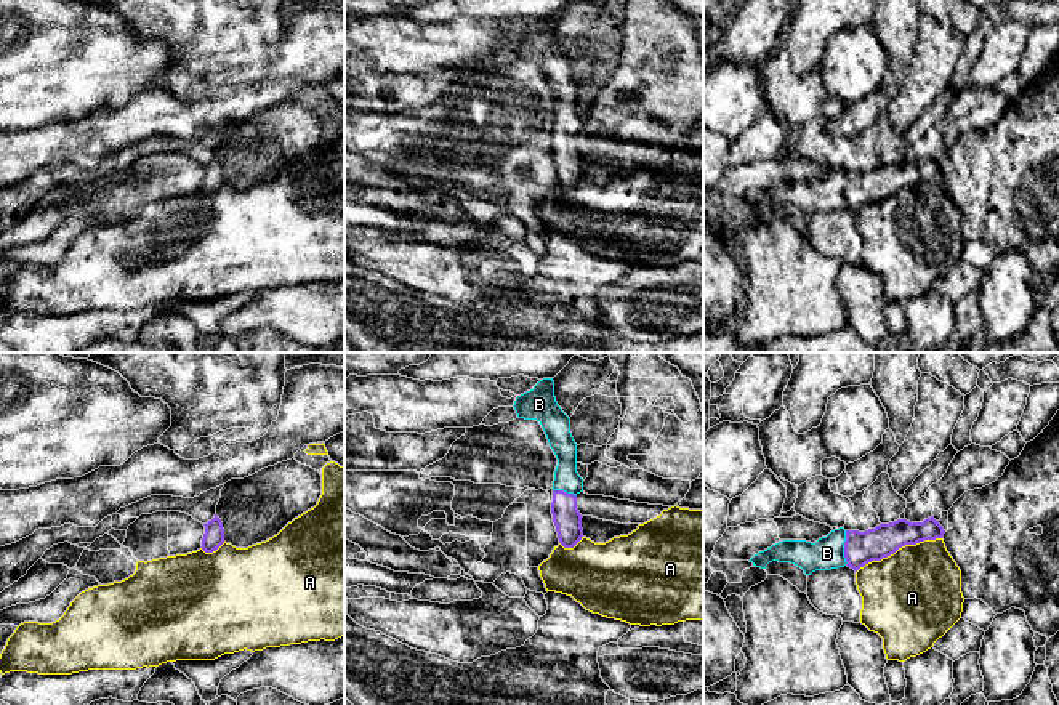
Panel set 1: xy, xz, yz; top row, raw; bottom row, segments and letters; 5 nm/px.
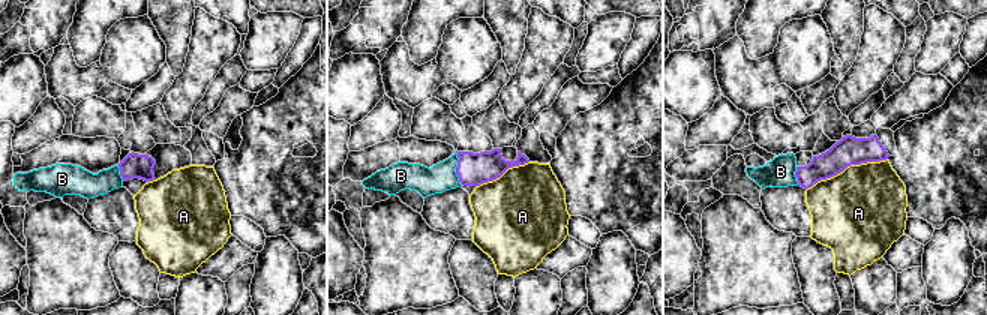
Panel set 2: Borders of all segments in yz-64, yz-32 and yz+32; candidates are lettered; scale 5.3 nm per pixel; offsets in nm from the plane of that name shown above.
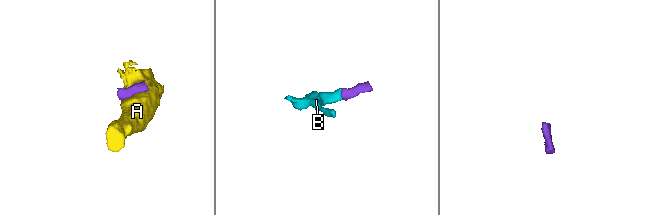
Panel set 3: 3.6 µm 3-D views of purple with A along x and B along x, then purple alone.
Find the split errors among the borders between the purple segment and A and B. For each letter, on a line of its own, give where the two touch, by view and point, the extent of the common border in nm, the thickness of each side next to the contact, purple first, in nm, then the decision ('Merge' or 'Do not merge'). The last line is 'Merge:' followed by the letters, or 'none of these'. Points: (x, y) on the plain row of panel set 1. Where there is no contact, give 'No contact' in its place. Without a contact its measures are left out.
A: Touches purple at yz (897, 189). Shared border 460 nm. Thickness 160 nm (purple) against 460 nm. Do not merge
B: Touches purple at yz (845, 189). Shared border 180 nm. Thickness 160 nm (purple) against 160 nm. Merge
Merge: B

